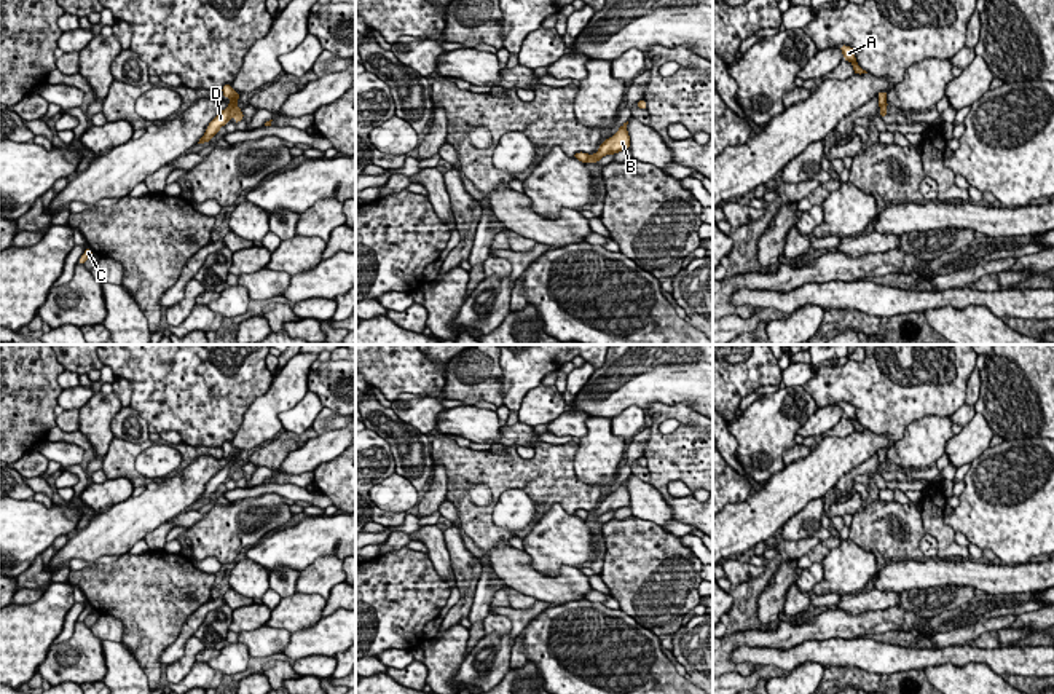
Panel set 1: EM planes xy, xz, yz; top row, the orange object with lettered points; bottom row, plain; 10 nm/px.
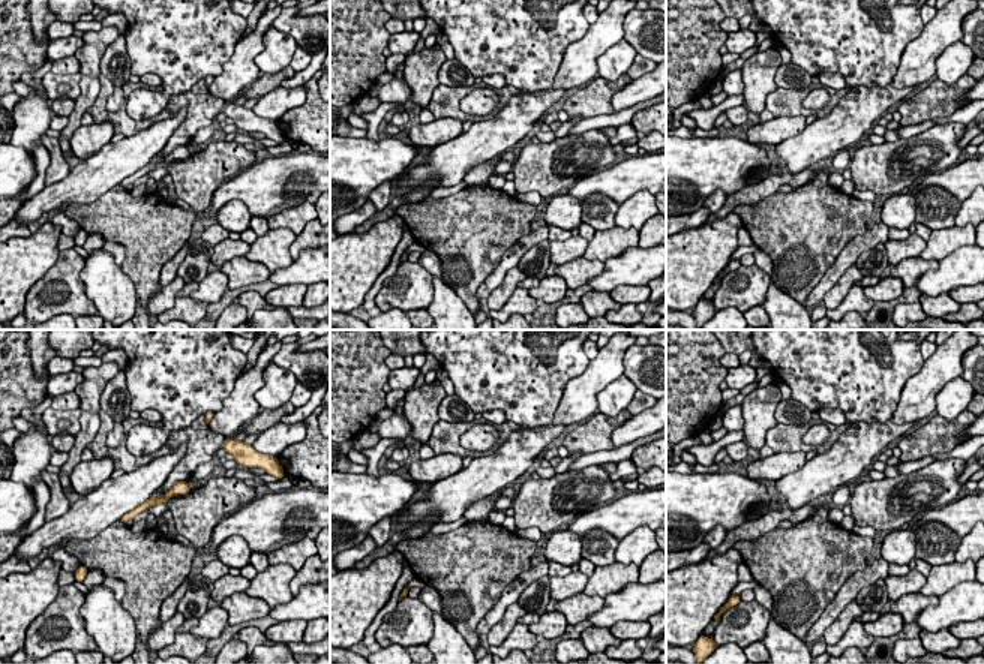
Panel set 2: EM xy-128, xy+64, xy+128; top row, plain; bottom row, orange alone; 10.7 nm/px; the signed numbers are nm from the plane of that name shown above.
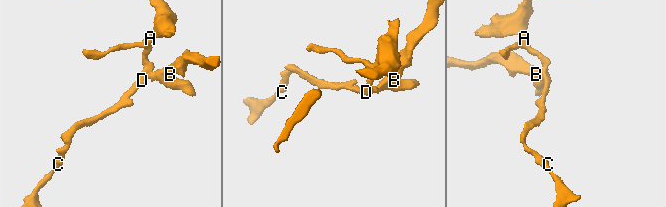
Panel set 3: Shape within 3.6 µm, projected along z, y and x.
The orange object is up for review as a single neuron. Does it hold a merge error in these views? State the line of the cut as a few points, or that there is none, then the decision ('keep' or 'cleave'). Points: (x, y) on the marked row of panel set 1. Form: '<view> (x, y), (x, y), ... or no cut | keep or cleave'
xy (236, 109), (230, 115) | cleave

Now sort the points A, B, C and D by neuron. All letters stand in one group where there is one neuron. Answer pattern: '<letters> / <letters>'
A C D / B

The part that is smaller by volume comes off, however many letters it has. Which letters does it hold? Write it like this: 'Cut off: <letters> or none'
Cut off: A, C, D

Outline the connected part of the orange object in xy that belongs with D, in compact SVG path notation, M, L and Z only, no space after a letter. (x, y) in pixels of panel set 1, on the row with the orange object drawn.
M225 83L223 88L222 88L222 93L223 93L223 97L228 99L231 97L233 101L228 104L228 107L225 110L222 110L210 123L209 126L206 128L206 132L204 136L199 139L198 144L204 144L204 142L210 142L212 137L220 131L222 126L225 126L230 118L231 118L231 113L236 110L238 107L238 99L239 99L239 93L234 91L231 88L231 85Z

